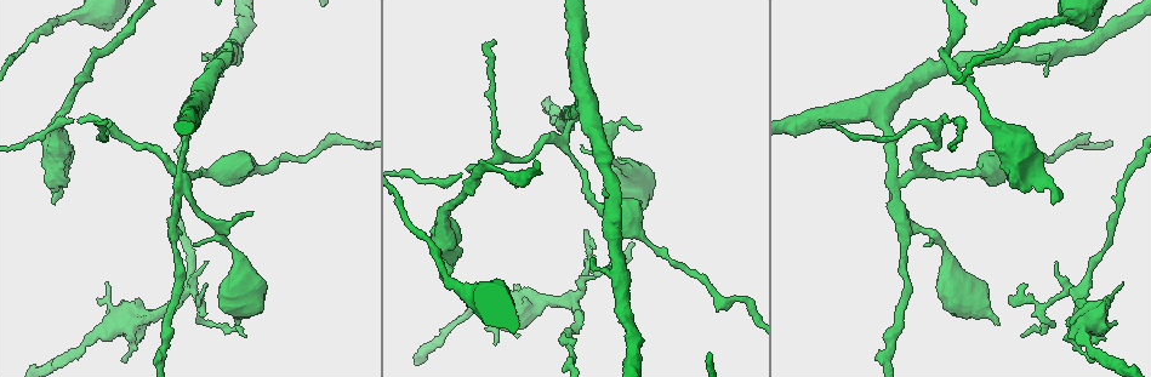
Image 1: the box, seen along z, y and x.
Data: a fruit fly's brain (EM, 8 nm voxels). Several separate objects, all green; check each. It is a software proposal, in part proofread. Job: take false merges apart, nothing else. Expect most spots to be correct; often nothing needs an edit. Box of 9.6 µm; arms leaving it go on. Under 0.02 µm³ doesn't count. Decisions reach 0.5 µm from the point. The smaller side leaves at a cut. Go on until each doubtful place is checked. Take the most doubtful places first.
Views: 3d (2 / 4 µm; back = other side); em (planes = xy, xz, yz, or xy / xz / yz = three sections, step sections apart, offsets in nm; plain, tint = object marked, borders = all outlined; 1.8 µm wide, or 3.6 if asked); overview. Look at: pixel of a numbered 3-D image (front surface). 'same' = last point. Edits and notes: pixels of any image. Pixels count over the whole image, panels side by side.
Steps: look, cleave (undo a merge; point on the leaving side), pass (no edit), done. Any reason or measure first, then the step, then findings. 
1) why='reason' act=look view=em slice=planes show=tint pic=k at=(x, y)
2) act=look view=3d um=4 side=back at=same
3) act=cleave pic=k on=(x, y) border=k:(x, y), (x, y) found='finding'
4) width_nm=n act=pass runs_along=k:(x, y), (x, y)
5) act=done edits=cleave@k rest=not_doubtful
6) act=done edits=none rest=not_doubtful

why='four arms meet' act=look view=3d um=2 pic=1 at=(183, 184)

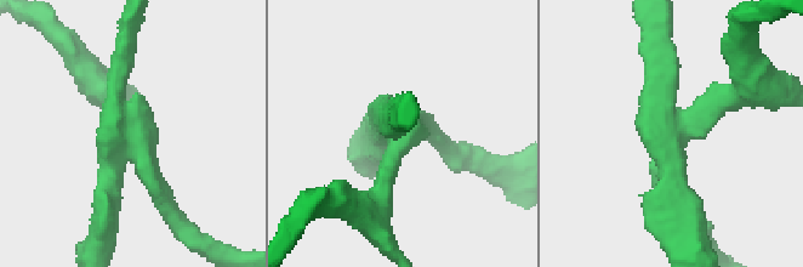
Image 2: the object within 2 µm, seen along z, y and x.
arms=4 act=look view=em slice=xy step=4 show=tint pic=2 at=(129, 127)

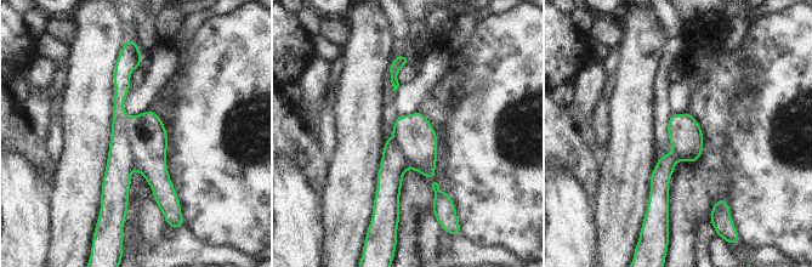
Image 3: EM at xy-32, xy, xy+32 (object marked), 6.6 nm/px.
act=cleave pic=3 on=(119, 166) part_leaving=3:(138, 61), (119, 95), (124, 205) found='two neurons meet here'

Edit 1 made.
why='three-way junction' act=look view=3d um=4 pic=1 at=(181, 296)

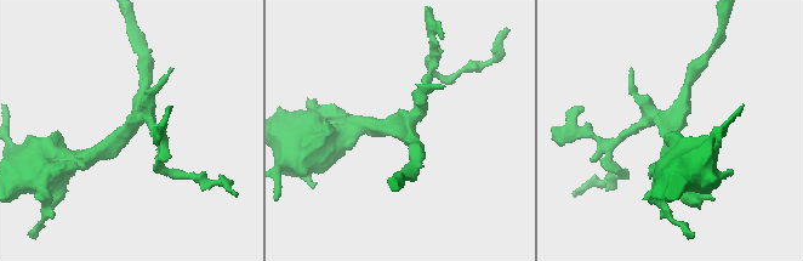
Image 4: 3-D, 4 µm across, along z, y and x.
why='shape alone is not enough' act=look view=em slice=planes show=tint pic=4 at=(672, 125)

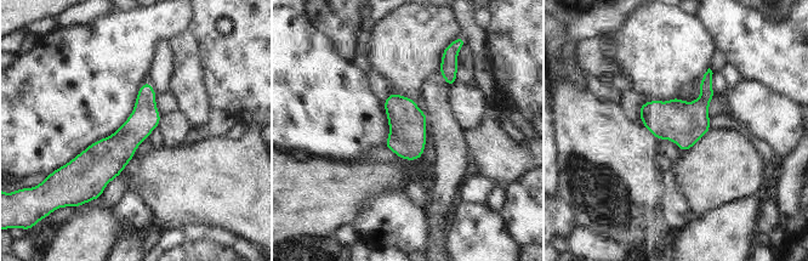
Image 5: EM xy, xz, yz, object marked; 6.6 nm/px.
width_nm=200 act=pass runs_along=5:(147, 85), (144, 118), (74, 166) found='continuous, no second neuron'

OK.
why='abrupt turn' act=look view=3d um=2 pic=1 at=(588, 262)

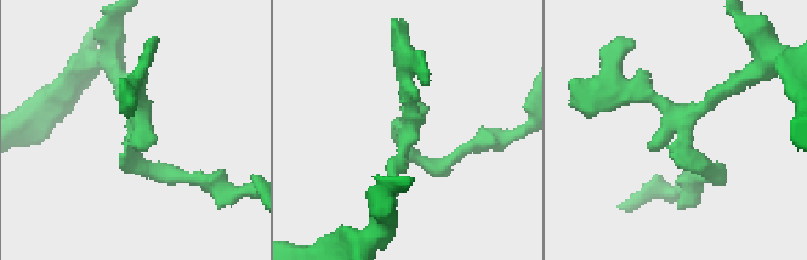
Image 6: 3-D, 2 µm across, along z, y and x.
act=look view=em slice=planes show=plain pic=6 at=(134, 135)

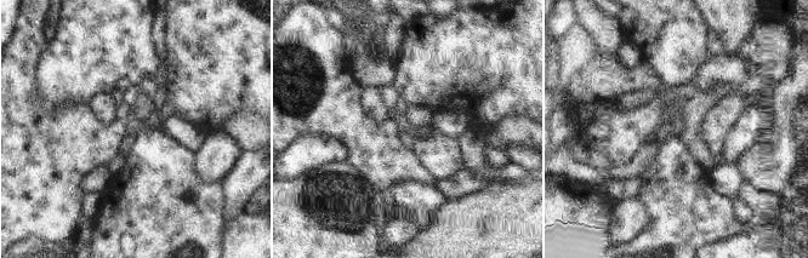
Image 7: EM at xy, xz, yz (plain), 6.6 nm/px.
act=look view=em slice=planes show=tint at=same

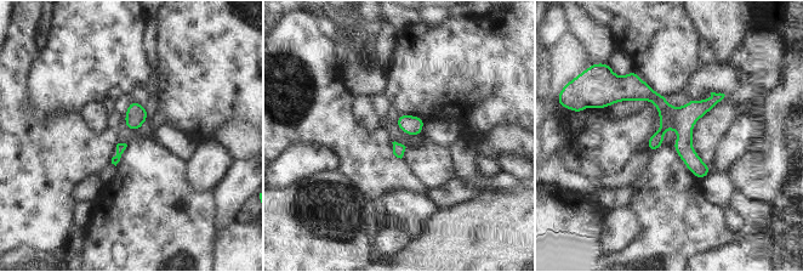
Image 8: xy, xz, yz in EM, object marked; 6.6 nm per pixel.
width_nm=130 act=pass found='all the same neuron'

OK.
act=look view=em slice=xy step=8 show=tint pic=2 at=(748, 94)

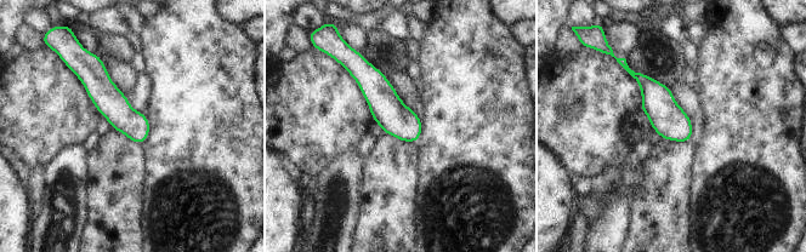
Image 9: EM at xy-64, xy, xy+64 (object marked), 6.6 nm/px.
width_nm=190 act=pass runs_along=9:(363, 64), (386, 108), (415, 138) found='continuous, no second neuron'

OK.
act=done edits=cleave@3 rest=not_doubtful

